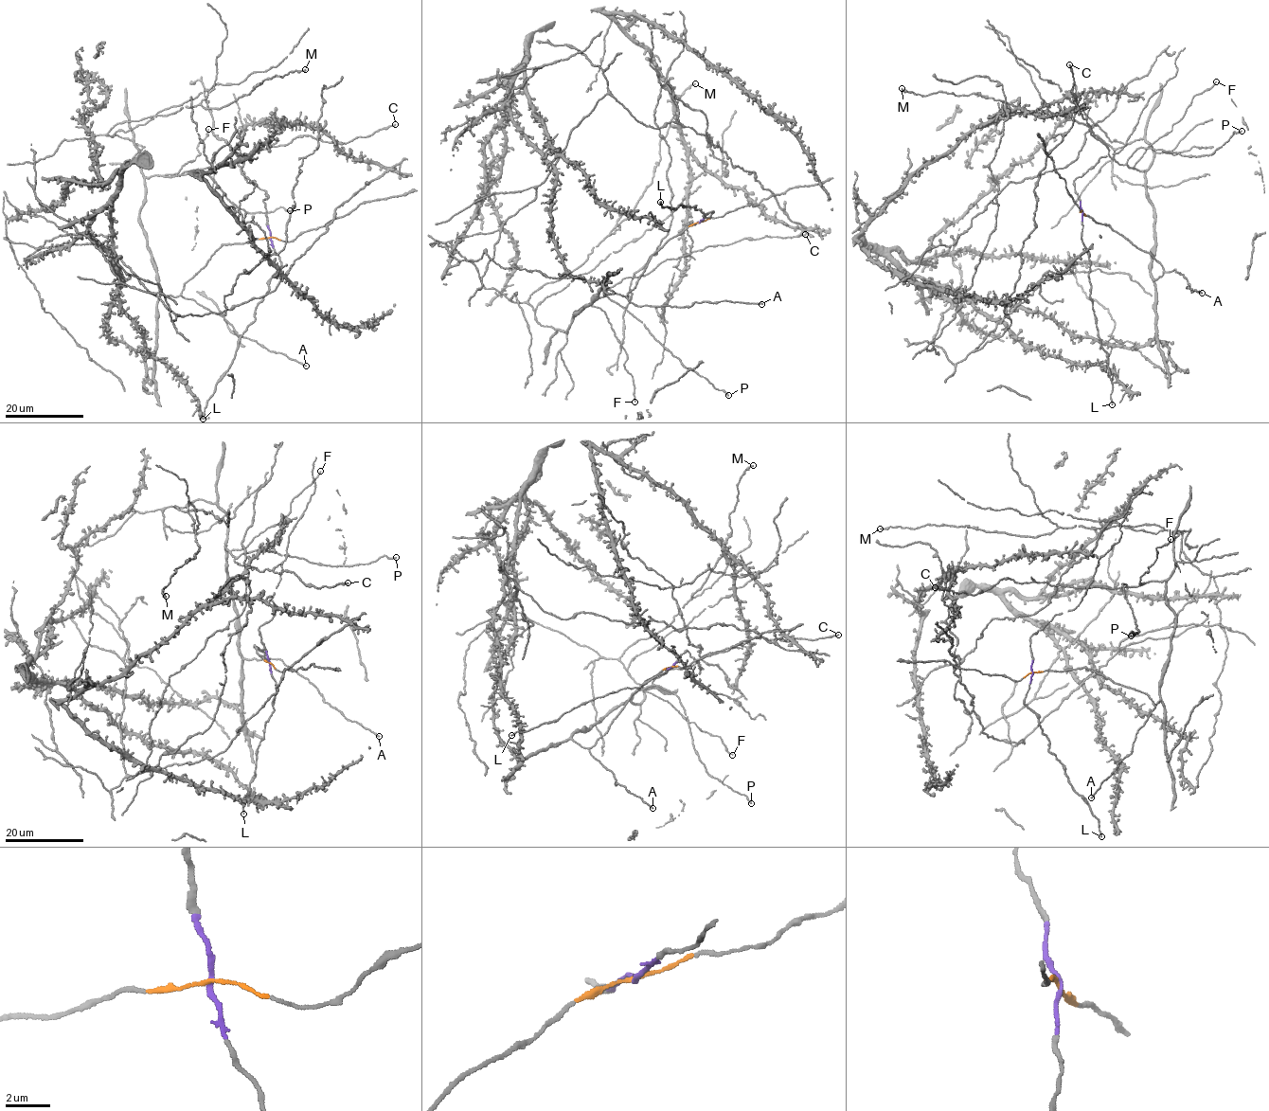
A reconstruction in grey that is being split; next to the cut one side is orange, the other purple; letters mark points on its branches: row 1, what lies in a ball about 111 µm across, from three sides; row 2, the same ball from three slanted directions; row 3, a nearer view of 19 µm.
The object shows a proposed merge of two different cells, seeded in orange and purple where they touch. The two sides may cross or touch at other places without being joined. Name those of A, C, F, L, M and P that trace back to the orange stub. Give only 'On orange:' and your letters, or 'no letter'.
On orange: A, C, F, M, P

